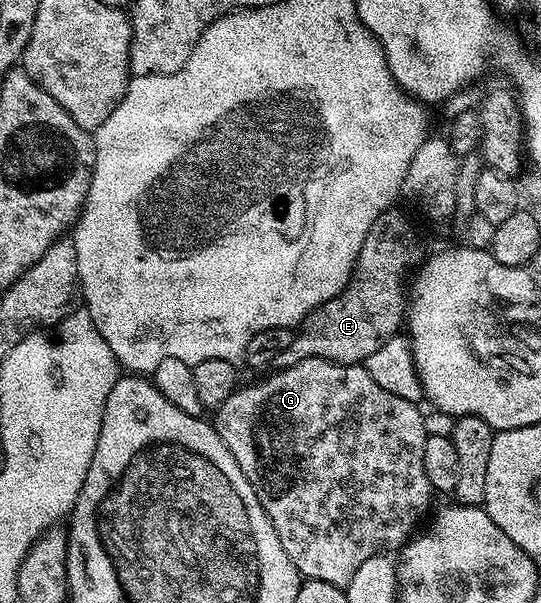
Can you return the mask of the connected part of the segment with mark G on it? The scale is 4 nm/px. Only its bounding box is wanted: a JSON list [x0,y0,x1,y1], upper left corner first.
[216,358,431,587]

